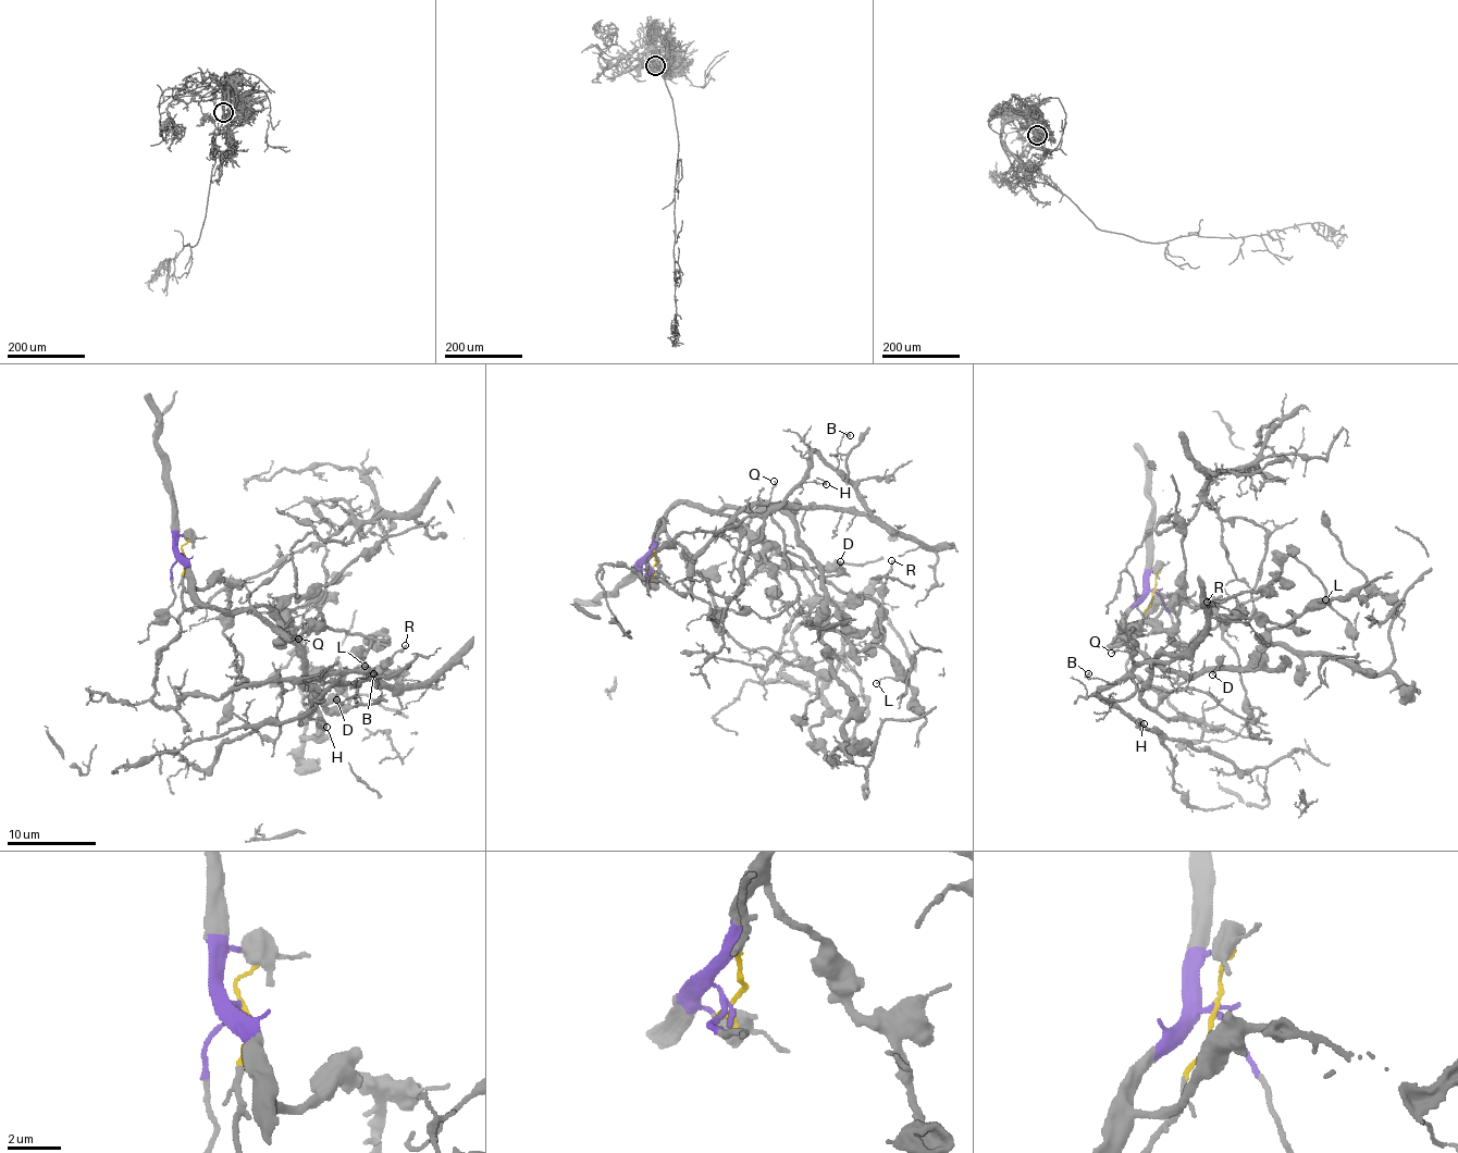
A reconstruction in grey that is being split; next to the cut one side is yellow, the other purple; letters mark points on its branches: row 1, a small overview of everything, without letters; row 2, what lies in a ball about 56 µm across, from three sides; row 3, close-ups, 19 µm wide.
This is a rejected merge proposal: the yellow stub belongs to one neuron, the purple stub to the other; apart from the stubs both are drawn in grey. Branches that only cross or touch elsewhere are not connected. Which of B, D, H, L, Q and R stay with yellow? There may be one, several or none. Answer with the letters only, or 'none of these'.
B, H

